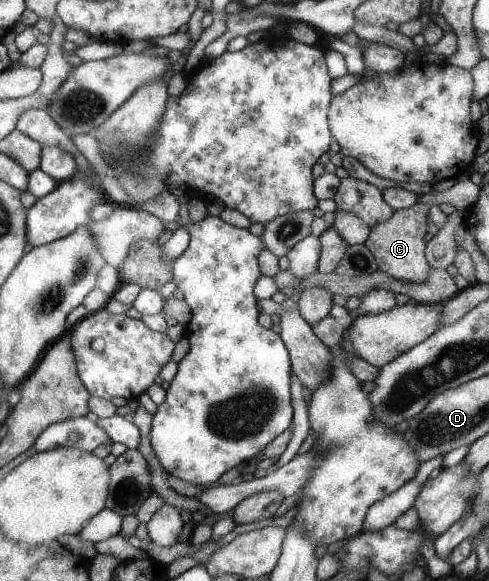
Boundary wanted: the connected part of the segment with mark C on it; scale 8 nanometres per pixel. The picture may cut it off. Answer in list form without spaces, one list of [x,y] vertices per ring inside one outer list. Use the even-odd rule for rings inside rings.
[[[418,202],[408,209],[399,209],[387,222],[371,228],[364,245],[377,259],[378,268],[385,274],[403,282],[424,283],[429,281],[430,266],[425,256],[426,243],[423,238],[427,232],[429,208],[432,205]]]

